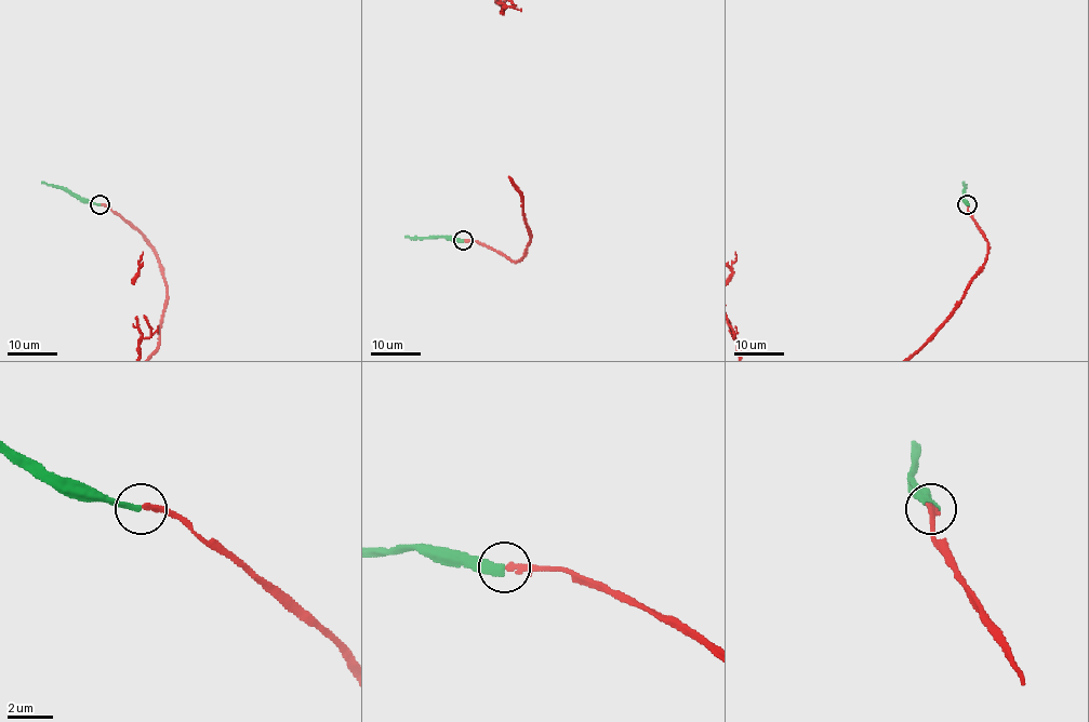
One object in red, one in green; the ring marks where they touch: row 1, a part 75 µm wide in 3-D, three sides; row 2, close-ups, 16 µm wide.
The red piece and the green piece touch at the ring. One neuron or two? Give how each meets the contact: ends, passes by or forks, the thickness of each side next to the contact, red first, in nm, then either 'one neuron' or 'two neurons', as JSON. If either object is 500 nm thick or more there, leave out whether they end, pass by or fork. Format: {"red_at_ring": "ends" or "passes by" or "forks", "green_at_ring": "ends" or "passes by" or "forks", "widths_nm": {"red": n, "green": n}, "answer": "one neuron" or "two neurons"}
{"red_at_ring": "ends", "green_at_ring": "ends", "widths_nm": {"red": 200, "green": 280}, "answer": "two neurons"}

